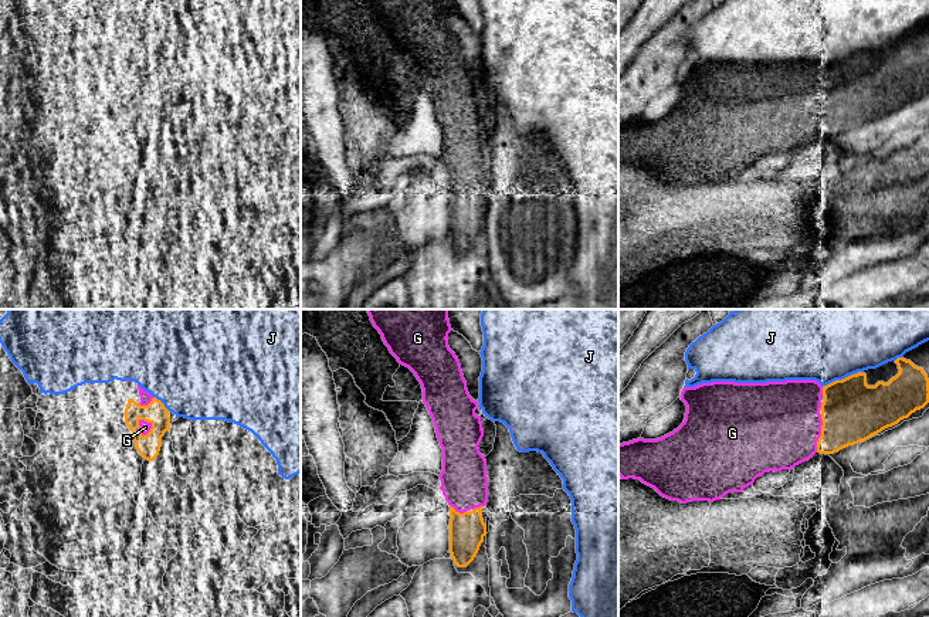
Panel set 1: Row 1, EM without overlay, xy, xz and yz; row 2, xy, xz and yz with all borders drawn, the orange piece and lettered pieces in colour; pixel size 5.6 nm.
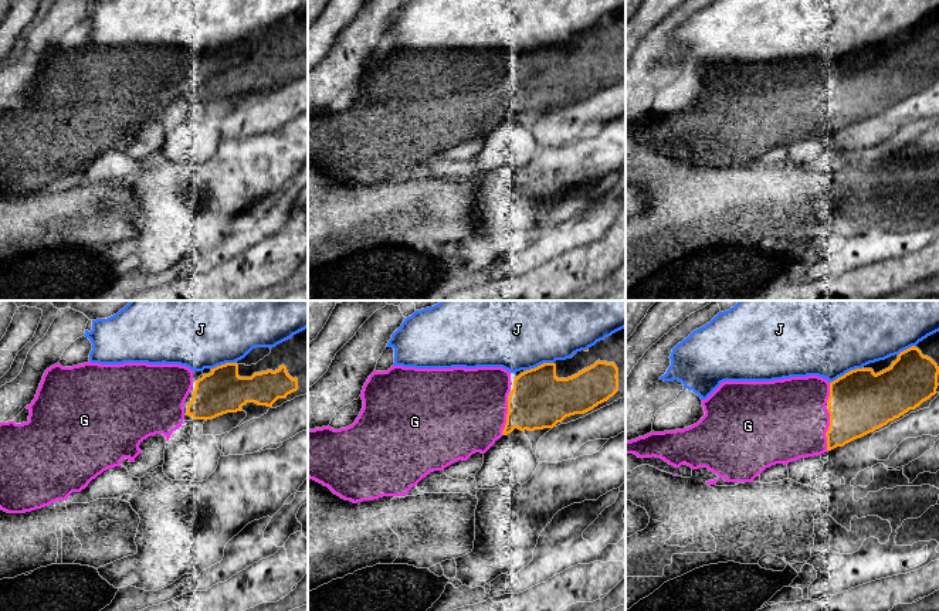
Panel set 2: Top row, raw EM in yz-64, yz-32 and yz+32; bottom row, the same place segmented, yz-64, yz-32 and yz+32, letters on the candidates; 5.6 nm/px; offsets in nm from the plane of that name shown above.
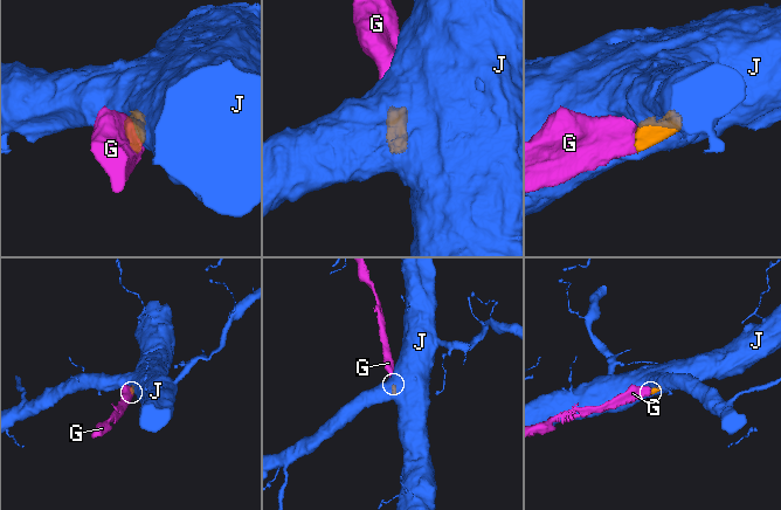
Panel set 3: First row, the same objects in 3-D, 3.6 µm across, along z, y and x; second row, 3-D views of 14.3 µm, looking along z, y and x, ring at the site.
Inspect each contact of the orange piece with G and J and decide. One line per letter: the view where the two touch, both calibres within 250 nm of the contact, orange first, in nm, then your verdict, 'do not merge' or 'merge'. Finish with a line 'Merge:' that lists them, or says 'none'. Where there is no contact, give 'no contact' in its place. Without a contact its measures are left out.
G: meets orange in xy; 130 nm thick on the orange side, 60 nm on the other; merge
J: meets orange in yz; 340 nm thick on the orange side, 360 nm on the other; do not merge
Merge: G

